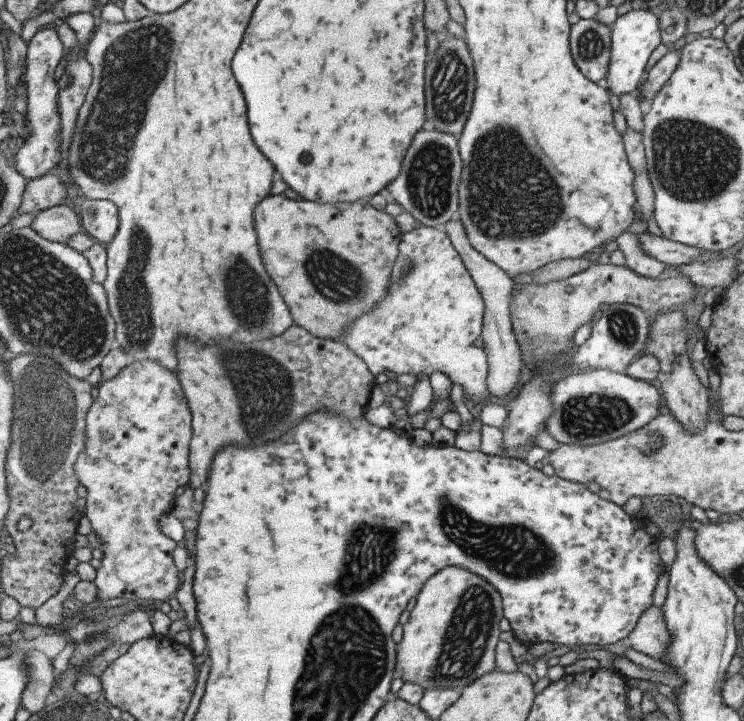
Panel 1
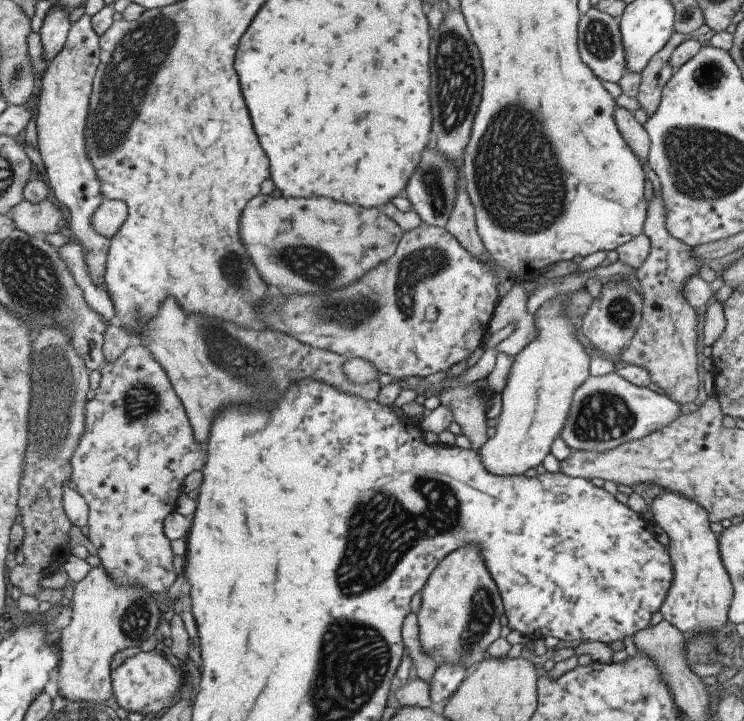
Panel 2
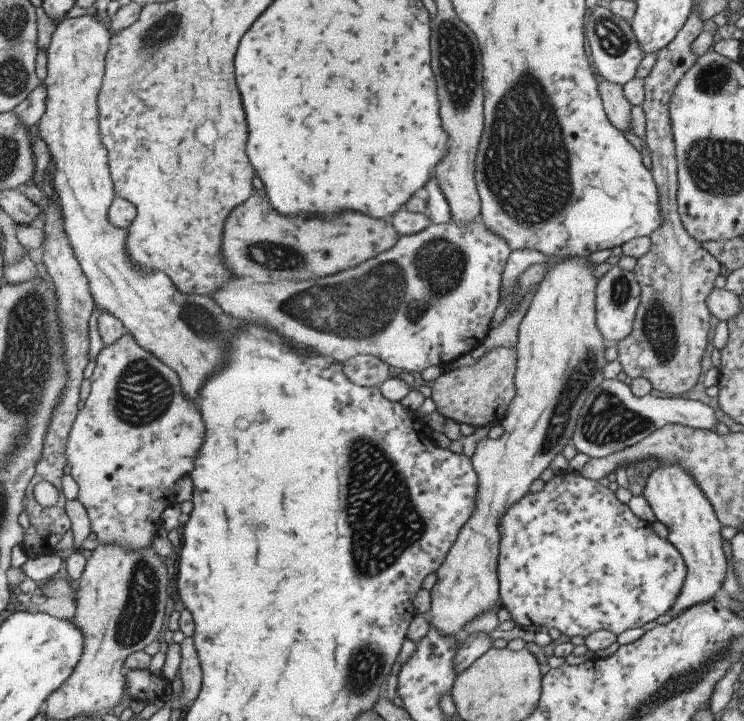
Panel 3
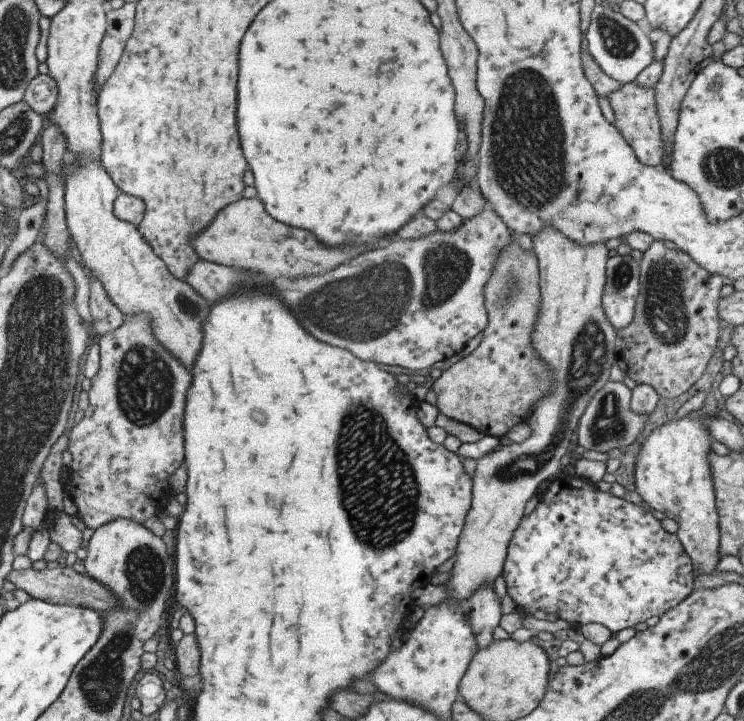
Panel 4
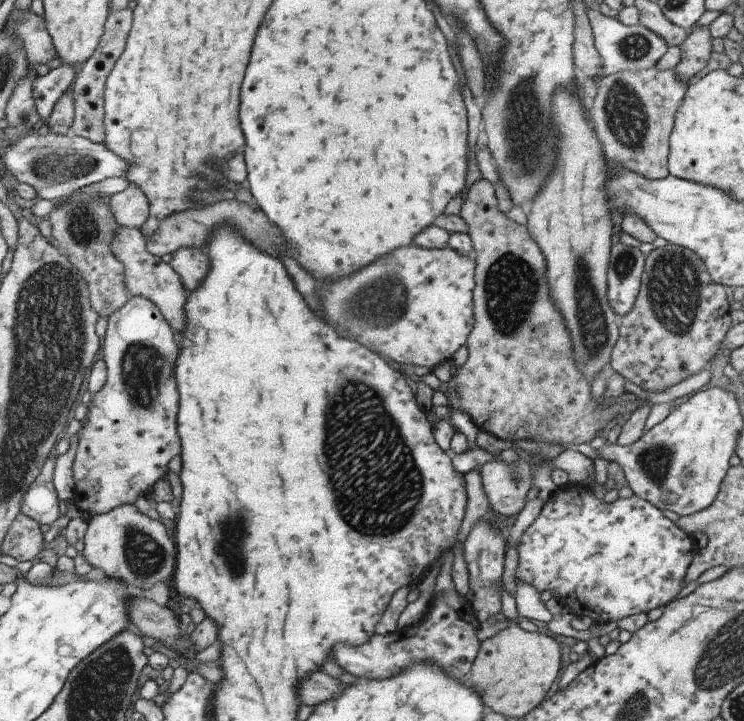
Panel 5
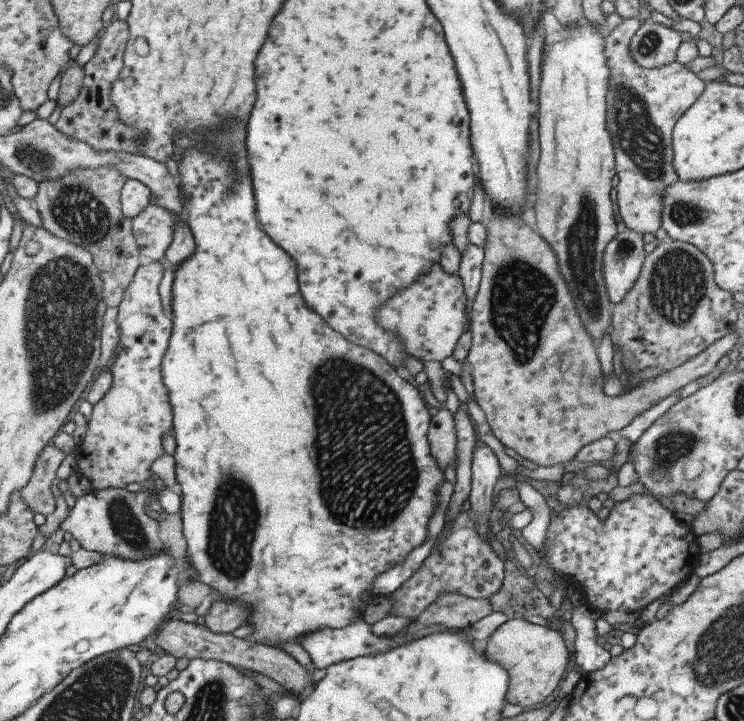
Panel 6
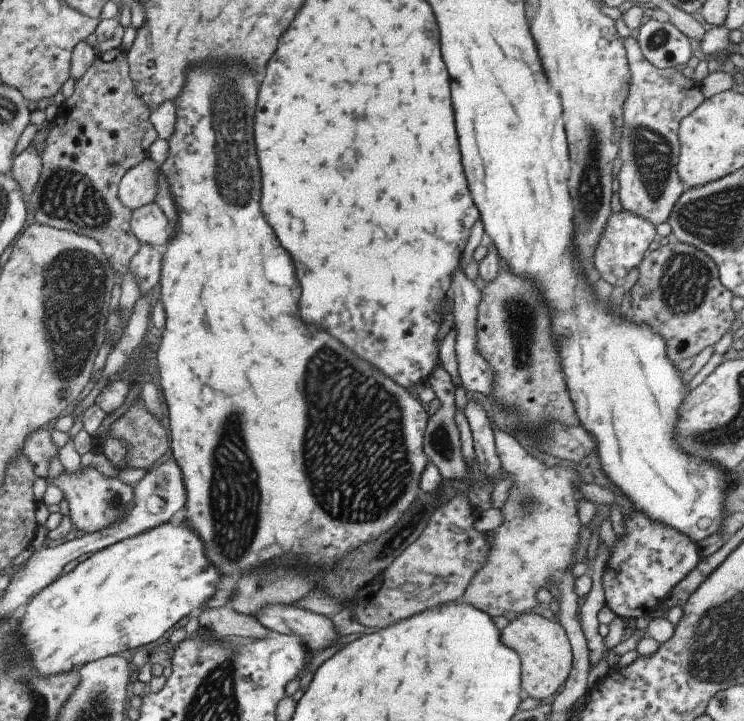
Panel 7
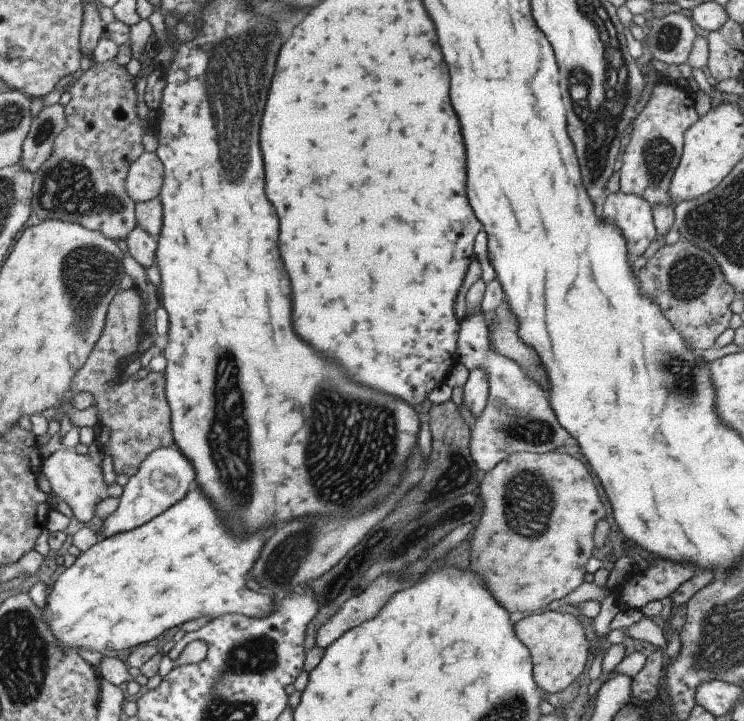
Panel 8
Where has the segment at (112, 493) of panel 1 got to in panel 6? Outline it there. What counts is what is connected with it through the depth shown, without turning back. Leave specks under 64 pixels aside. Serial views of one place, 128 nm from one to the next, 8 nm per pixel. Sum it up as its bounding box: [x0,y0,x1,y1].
[73,261,172,491]

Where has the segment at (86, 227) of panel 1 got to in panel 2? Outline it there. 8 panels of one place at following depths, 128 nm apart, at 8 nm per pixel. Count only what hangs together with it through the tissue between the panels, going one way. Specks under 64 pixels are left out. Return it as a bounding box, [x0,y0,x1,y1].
[93,199,127,239]

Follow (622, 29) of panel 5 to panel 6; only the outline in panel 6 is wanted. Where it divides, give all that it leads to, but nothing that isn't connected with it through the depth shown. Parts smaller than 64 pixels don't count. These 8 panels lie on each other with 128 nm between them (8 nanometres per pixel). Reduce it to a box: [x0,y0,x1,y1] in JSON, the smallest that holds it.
[628,20,681,69]

